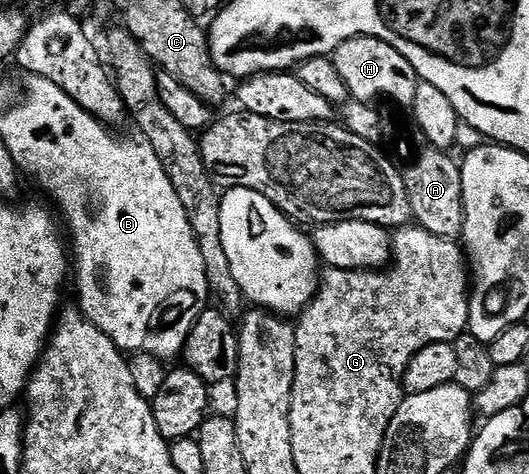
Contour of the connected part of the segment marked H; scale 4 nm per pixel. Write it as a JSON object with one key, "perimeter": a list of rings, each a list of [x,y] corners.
{"perimeter":[[[357,36],[348,41],[342,41],[335,48],[333,60],[341,79],[345,79],[345,87],[348,94],[354,100],[375,103],[378,97],[384,97],[395,105],[410,107],[413,103],[413,95],[417,95],[419,78],[415,76],[413,67],[401,51],[389,47],[376,37]]]}

